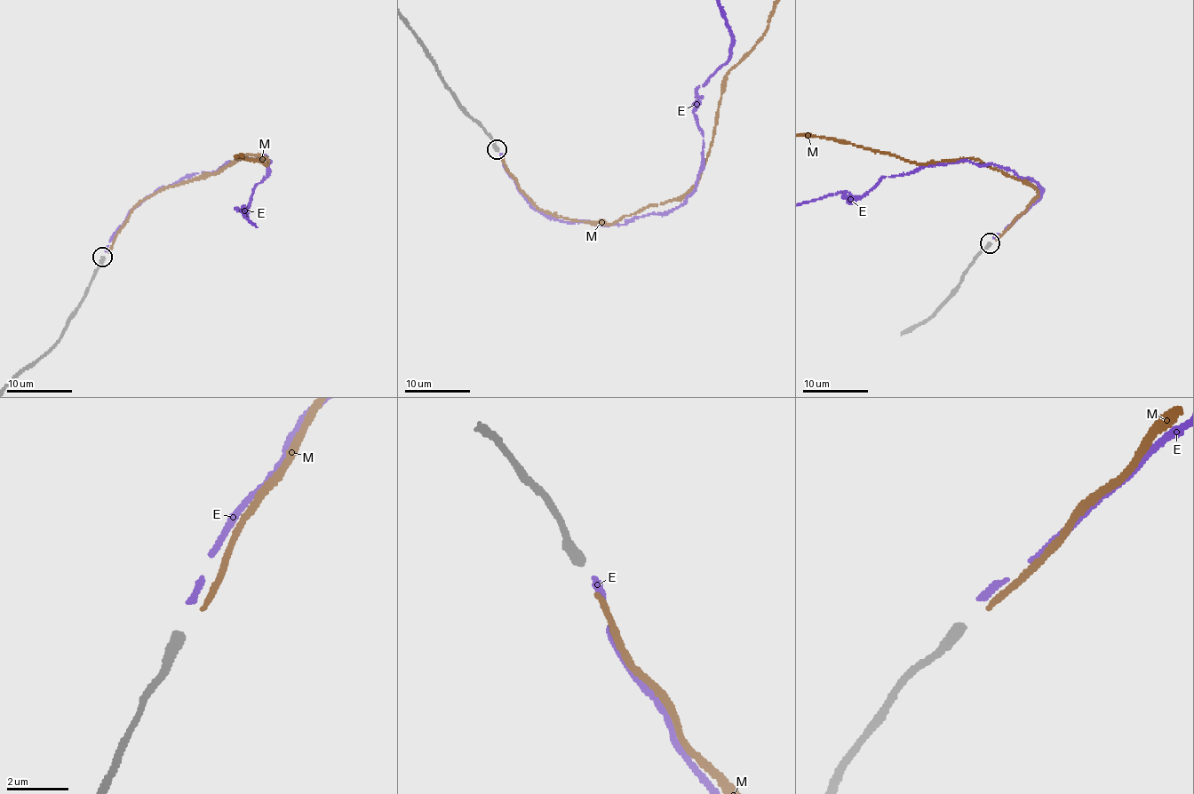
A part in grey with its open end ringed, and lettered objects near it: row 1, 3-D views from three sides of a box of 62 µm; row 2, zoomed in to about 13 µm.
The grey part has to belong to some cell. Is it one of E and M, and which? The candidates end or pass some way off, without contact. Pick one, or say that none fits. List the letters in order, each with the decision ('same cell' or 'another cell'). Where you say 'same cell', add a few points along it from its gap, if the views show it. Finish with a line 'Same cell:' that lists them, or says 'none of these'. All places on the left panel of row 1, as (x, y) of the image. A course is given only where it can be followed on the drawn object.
E: same cell
M: another cell
Same cell: E

